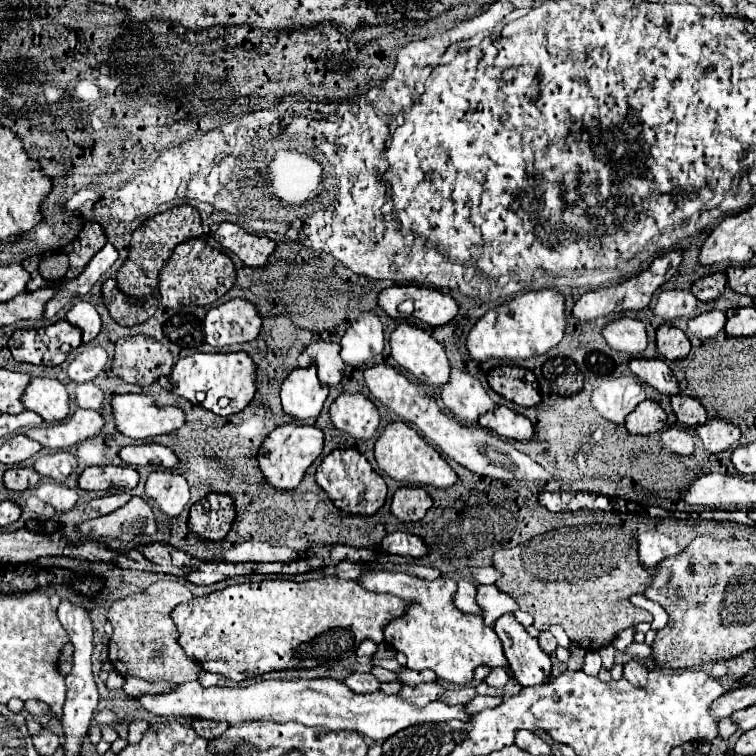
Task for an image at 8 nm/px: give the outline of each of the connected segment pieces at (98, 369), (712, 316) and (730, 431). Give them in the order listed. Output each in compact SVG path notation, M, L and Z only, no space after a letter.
M101 346L87 348L75 356L69 364L69 378L73 382L91 382L97 378L107 364L107 352Z
M709 310L709 312L703 312L703 314L699 314L699 316L695 316L695 318L691 318L689 322L687 322L687 326L689 326L689 330L697 336L697 338L713 338L717 332L721 332L723 330L723 326L725 326L725 312L721 312L721 310Z
M711 418L705 424L697 426L695 432L699 434L699 438L703 440L705 448L711 454L721 454L725 450L729 450L731 446L735 446L741 438L741 432L735 424L725 422L721 418Z

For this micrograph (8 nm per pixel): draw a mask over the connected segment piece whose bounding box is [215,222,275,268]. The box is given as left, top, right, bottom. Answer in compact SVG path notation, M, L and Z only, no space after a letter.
M223 222L215 230L215 240L225 246L227 250L235 252L247 266L263 266L269 258L269 254L275 250L275 242L265 236L255 236L245 232L241 226Z

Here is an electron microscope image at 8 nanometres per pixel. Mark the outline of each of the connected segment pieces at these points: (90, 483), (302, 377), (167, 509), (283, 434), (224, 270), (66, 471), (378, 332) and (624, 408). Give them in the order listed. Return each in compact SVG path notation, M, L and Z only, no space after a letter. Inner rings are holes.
M89 466L79 476L81 490L109 490L125 488L131 490L139 482L139 474L131 466Z
M317 366L295 368L281 386L283 410L297 420L315 418L323 408L327 392L329 388L317 378Z
M151 472L147 478L145 492L157 502L161 512L167 516L179 516L189 502L189 484L181 474L173 472Z
M283 424L275 428L263 442L259 450L259 466L265 474L265 480L279 488L279 490L291 490L297 488L299 482L305 476L305 470L315 462L315 458L323 452L323 432L317 426L305 426L305 424Z
M193 238L179 244L169 262L163 266L159 276L159 298L167 308L179 308L187 304L205 306L217 302L225 292L229 292L235 284L235 266L231 258L215 248L211 248L205 238Z
M57 452L57 454L37 458L33 468L45 478L51 478L55 482L63 482L75 470L75 466L77 466L77 460L73 454Z
M363 312L341 338L341 358L345 364L369 364L383 352L383 326L377 314Z
M637 376L607 378L593 390L591 402L601 416L615 424L623 424L627 414L631 414L635 406L647 398L641 384L643 382Z

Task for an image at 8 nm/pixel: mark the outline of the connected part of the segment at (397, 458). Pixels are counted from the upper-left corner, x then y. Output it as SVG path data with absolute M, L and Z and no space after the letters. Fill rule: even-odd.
M389 422L381 436L375 442L375 460L377 466L389 474L395 480L407 482L407 484L427 484L435 488L449 488L455 480L457 474L451 470L451 466L439 456L435 448L431 448L411 426L405 422Z

